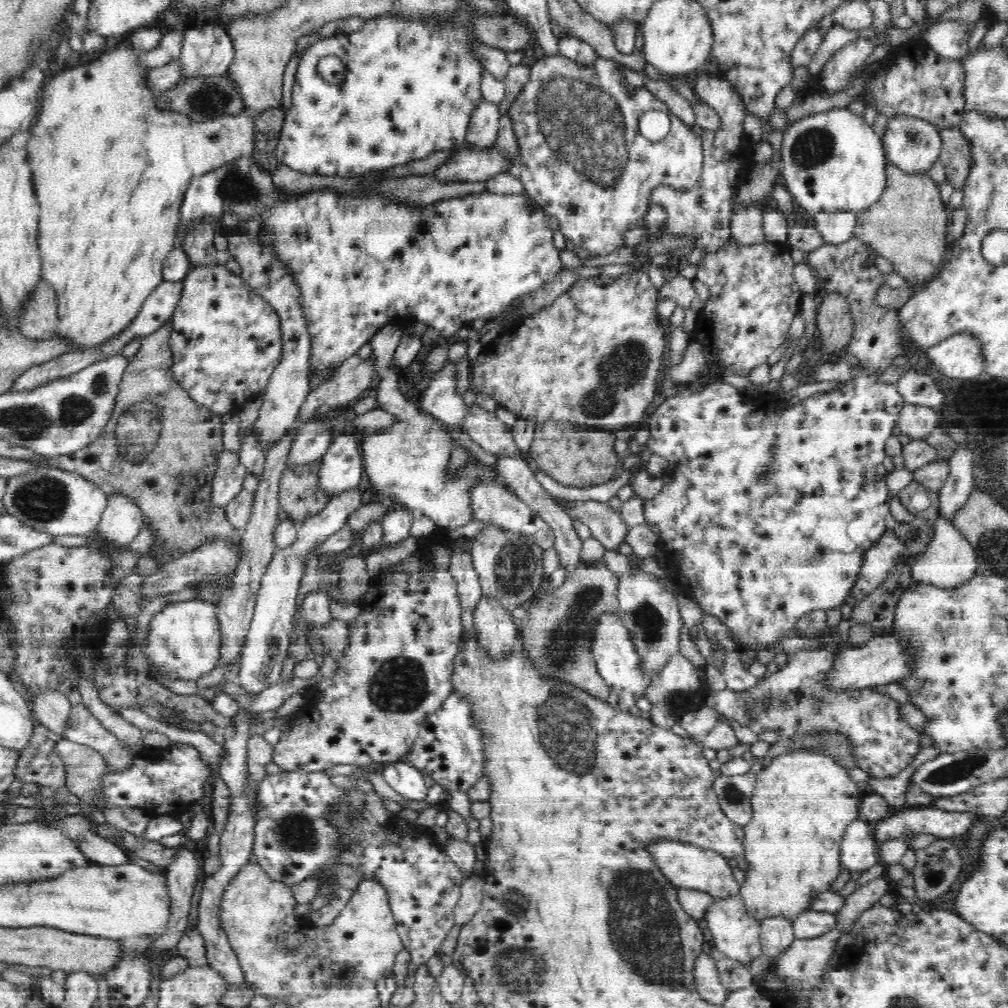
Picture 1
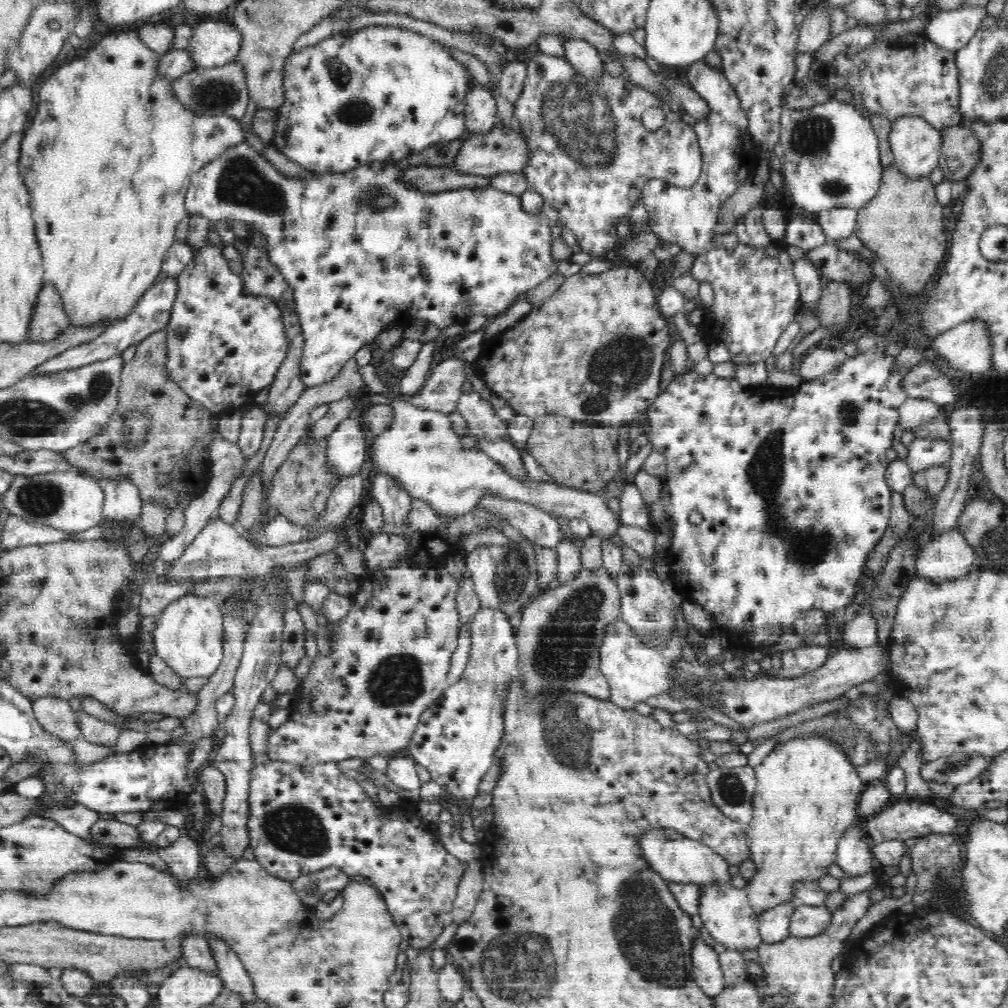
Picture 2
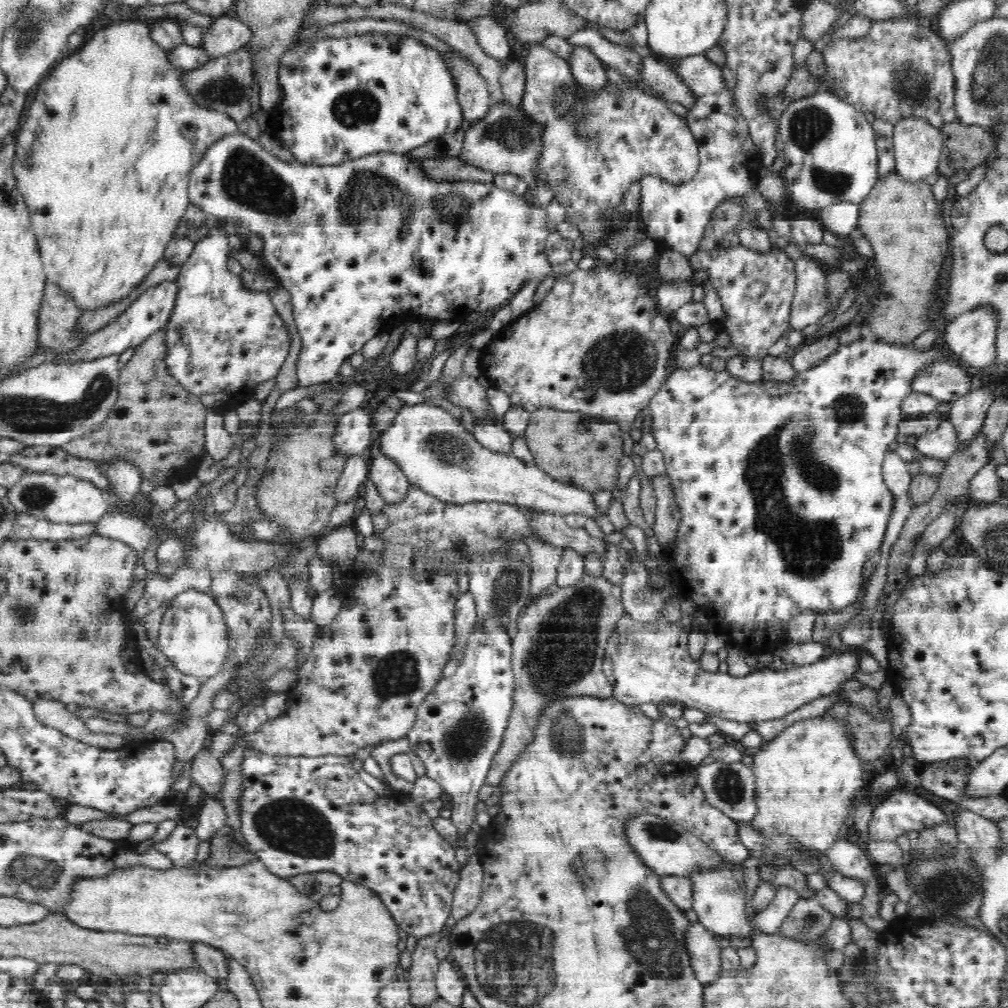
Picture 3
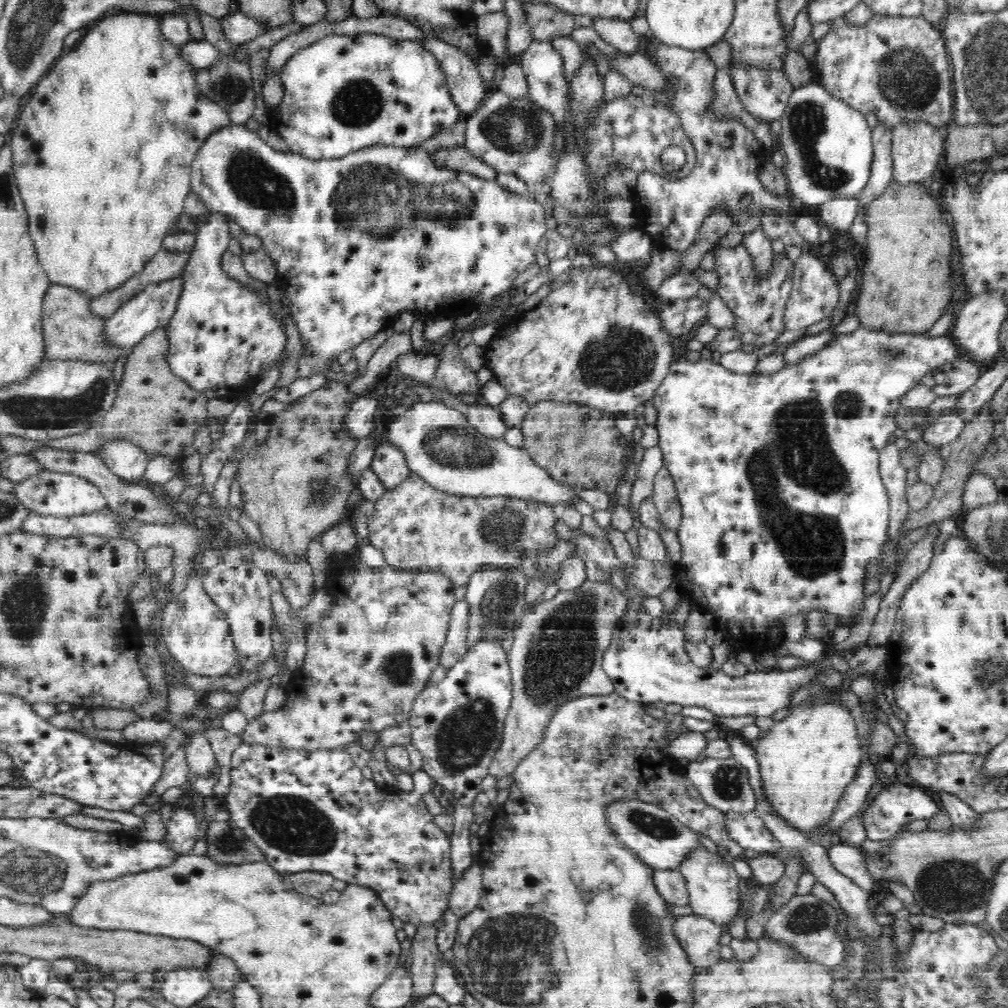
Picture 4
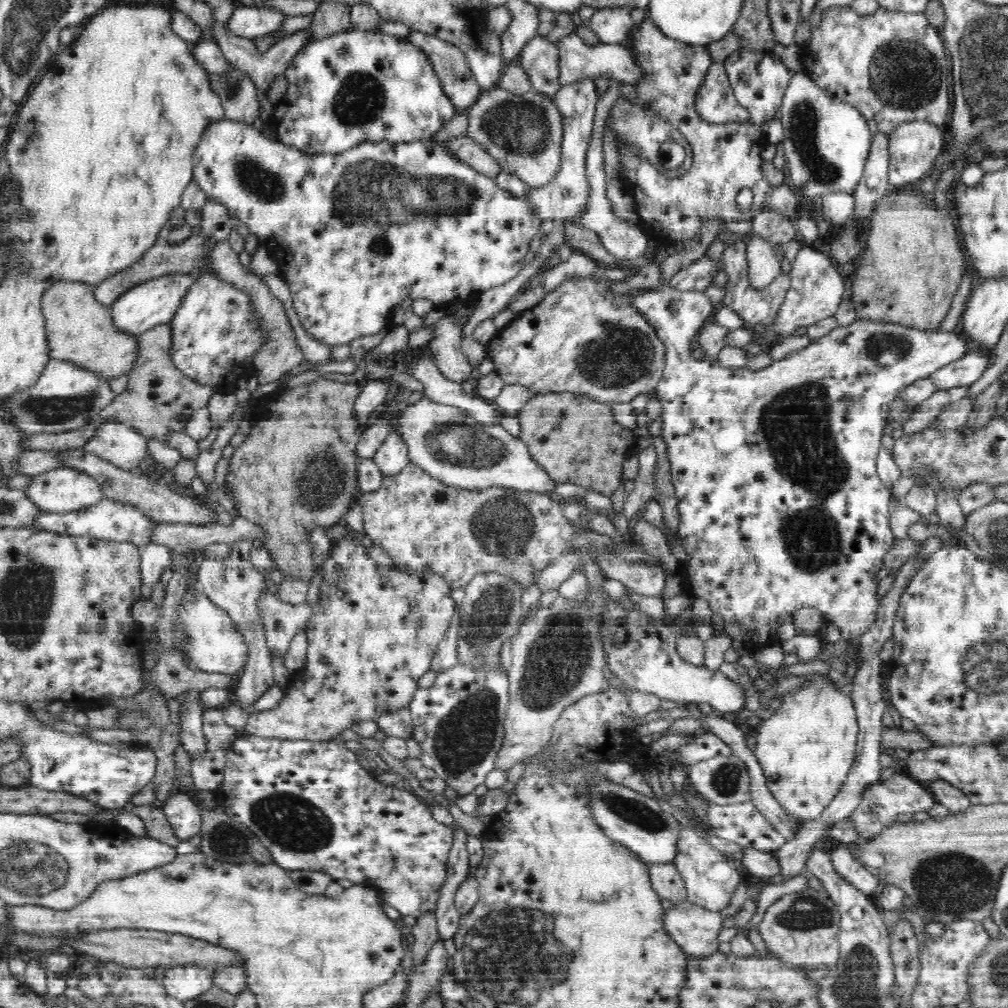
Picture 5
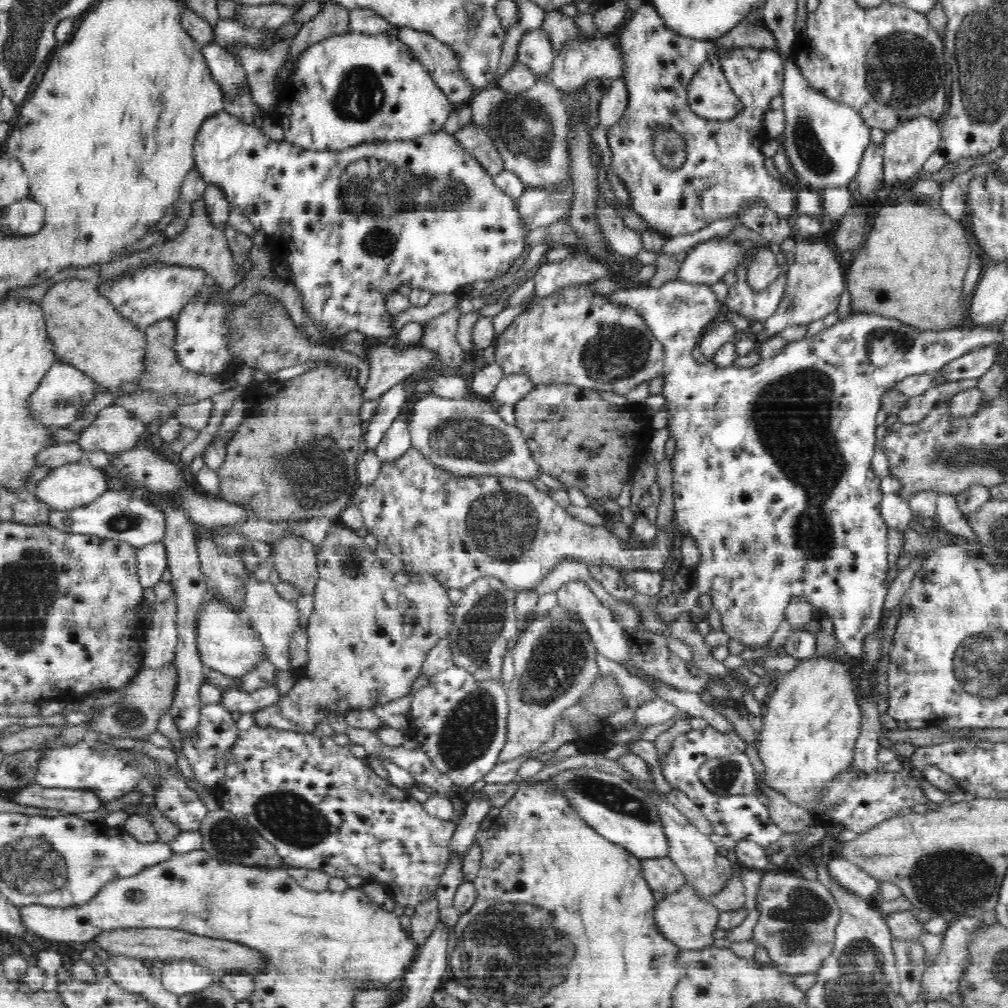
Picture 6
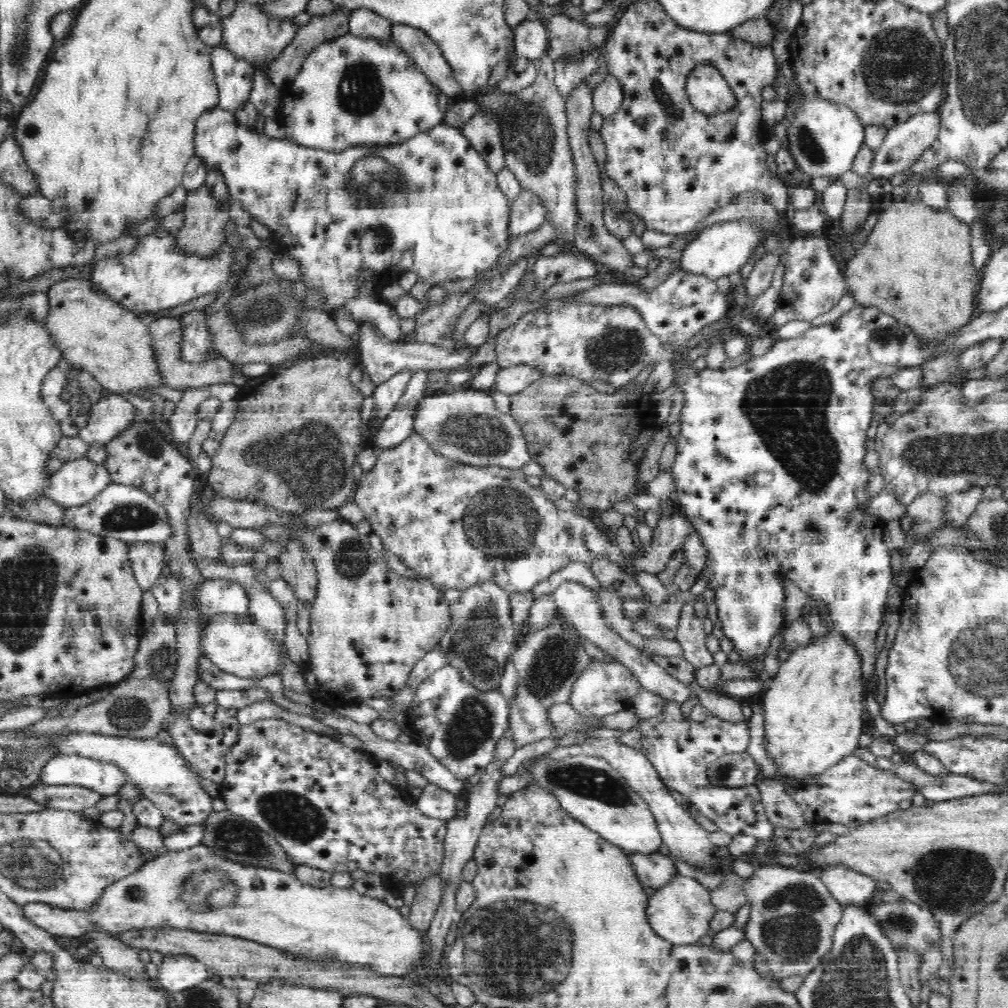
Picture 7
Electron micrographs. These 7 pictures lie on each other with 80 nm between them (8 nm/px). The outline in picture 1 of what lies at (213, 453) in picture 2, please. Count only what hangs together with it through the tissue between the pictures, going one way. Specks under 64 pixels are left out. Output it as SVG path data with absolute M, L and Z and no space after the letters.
M226 449L219 453L209 503L223 507L240 492L247 471L239 460L239 454Z

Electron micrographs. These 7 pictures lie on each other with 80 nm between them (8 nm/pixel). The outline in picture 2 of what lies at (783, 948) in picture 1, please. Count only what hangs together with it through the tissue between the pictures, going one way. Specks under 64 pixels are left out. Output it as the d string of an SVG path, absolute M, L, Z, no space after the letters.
M796 898L790 899L788 903L780 903L757 915L758 928L763 942L776 944L791 937L789 922L799 904Z

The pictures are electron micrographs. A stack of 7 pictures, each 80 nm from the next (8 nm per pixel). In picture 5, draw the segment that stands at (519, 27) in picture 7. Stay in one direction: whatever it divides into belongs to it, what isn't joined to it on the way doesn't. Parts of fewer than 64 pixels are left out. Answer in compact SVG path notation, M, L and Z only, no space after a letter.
M536 33L520 51L517 63L526 70L534 92L555 102L562 88L560 60L558 47Z

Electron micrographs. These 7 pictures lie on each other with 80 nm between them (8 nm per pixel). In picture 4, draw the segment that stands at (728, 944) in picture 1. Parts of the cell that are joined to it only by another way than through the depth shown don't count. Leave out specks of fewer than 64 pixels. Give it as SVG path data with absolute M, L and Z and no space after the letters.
M701 846L692 856L688 855L682 862L679 872L686 880L689 893L689 905L696 915L712 919L725 928L730 924L732 917L738 914L742 898L738 888L740 876L736 873L733 864L721 854L712 854L710 850Z

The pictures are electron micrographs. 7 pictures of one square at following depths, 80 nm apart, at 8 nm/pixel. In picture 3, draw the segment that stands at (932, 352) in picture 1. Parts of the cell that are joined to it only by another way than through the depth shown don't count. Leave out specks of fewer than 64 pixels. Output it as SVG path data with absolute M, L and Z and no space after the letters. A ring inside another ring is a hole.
M987 306L964 312L942 330L944 344L962 366L991 366L996 363L997 322L995 314ZM937 361L929 365L912 380L912 391L934 396L940 403L954 403L965 396L972 386L966 370L949 361Z

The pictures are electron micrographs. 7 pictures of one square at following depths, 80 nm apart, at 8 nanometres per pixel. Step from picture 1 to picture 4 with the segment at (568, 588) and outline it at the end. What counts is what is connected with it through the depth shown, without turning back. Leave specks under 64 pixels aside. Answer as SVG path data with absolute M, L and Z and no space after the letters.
M584 581L576 590L559 590L552 600L540 600L524 613L514 630L507 661L513 680L513 700L507 712L503 739L488 774L504 778L524 760L539 742L554 710L580 696L615 692L602 668L603 655L612 632L630 610L626 594L612 583Z

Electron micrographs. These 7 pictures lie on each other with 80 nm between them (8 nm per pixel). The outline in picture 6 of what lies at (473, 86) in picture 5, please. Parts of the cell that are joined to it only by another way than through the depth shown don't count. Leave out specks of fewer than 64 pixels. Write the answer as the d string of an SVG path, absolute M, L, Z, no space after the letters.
M400 27L394 32L402 44L409 45L426 70L433 76L434 82L446 93L455 107L469 104L476 89L461 72L460 60L450 45L434 38L434 35Z

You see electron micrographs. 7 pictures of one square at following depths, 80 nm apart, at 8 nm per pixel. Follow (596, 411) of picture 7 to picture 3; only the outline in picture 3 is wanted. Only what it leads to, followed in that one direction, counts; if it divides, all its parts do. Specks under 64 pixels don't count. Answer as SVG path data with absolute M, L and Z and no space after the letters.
M539 409L531 414L523 438L534 457L534 464L554 480L594 493L617 485L618 464L623 457L622 432L618 424L581 420L581 414Z

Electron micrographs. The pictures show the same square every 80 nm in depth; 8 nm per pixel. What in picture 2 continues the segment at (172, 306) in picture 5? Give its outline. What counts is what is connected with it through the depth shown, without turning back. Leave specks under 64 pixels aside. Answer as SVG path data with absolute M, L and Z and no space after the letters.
M163 278L145 292L144 296L138 300L137 306L125 316L124 320L118 320L114 326L106 328L95 340L90 340L88 343L76 346L76 348L70 348L70 350L62 352L62 355L46 360L46 363L37 367L32 373L41 375L64 370L76 370L76 368L82 368L82 366L88 366L88 364L94 364L100 360L107 360L112 356L121 356L125 349L130 346L138 347L139 342L145 340L150 334L165 329L165 326L168 325L176 295L177 279Z

